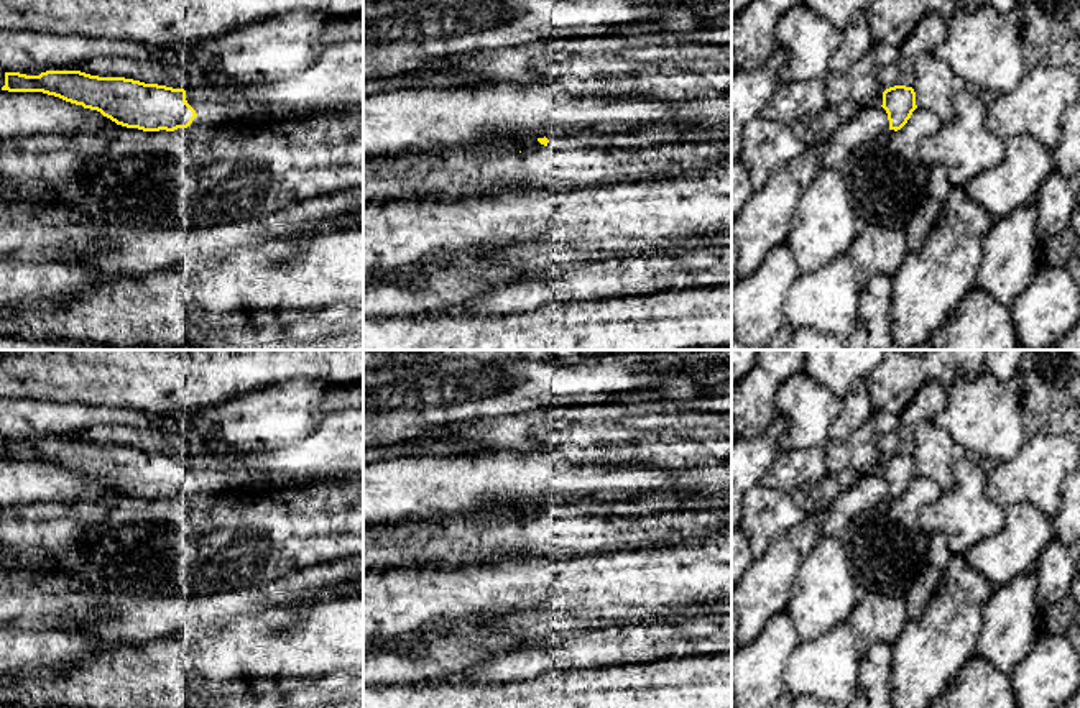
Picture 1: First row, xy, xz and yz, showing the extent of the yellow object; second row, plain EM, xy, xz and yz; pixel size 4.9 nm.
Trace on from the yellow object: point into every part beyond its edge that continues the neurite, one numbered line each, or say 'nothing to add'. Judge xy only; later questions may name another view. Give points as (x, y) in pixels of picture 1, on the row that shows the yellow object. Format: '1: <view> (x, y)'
1: xy (237, 115)

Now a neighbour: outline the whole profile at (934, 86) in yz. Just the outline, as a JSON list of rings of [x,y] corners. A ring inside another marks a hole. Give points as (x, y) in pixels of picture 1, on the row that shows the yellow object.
[[[922,53],[916,57],[916,105],[934,112],[944,123],[953,120],[953,94],[962,82],[952,69],[934,53]]]

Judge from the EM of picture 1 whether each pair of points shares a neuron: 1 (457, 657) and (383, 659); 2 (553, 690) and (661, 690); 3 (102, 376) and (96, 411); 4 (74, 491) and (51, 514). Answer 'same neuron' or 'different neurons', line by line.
1: same neuron
2: same neuron
3: different neurons
4: different neurons

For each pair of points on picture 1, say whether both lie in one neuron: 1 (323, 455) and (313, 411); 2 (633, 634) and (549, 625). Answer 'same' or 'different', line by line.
1: different
2: same

